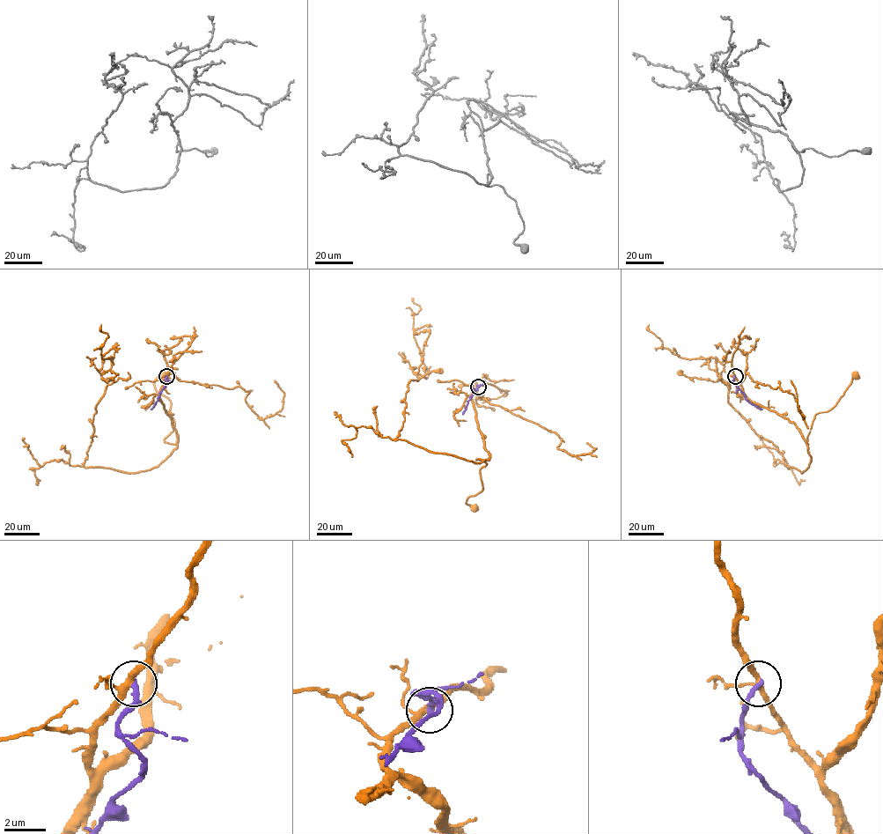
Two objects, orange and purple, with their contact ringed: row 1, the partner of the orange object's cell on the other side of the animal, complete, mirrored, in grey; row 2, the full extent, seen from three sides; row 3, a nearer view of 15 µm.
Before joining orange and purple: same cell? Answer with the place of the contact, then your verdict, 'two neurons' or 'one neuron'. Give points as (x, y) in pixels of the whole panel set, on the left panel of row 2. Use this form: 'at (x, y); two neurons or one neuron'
at (166, 376); two neurons

